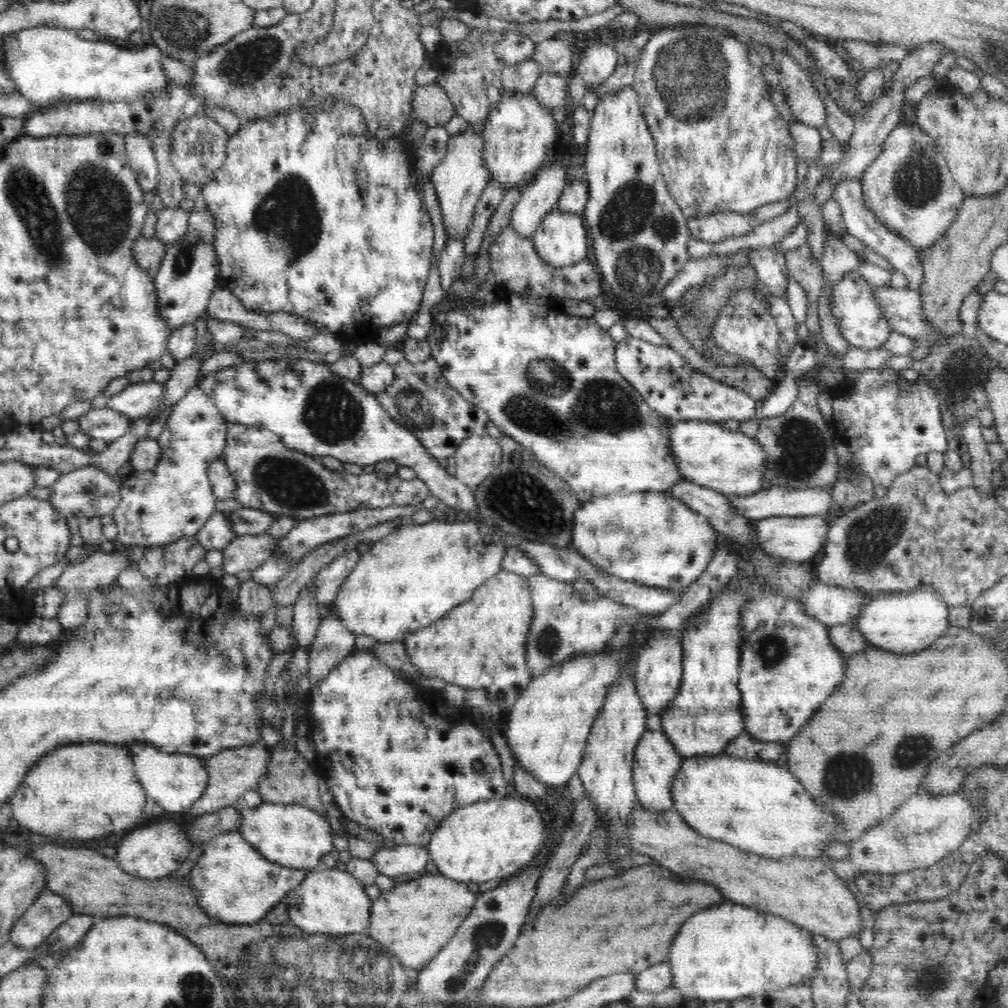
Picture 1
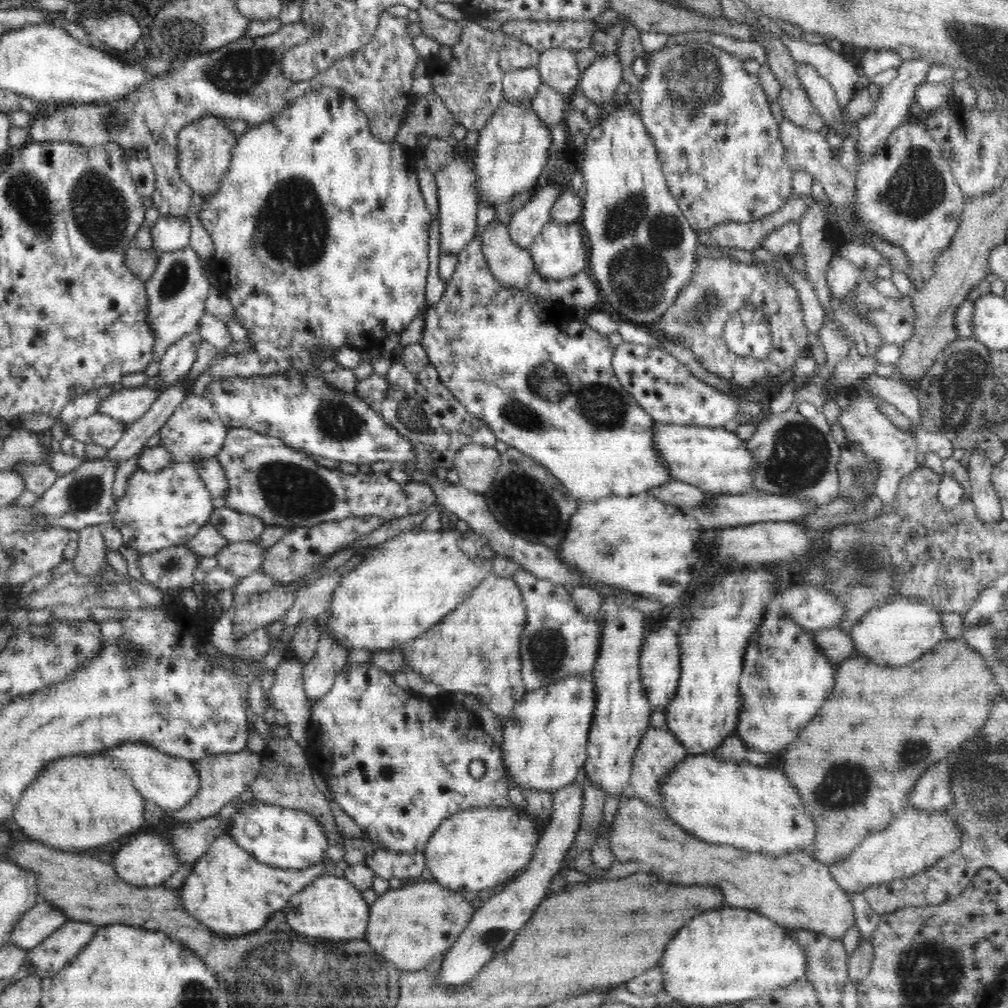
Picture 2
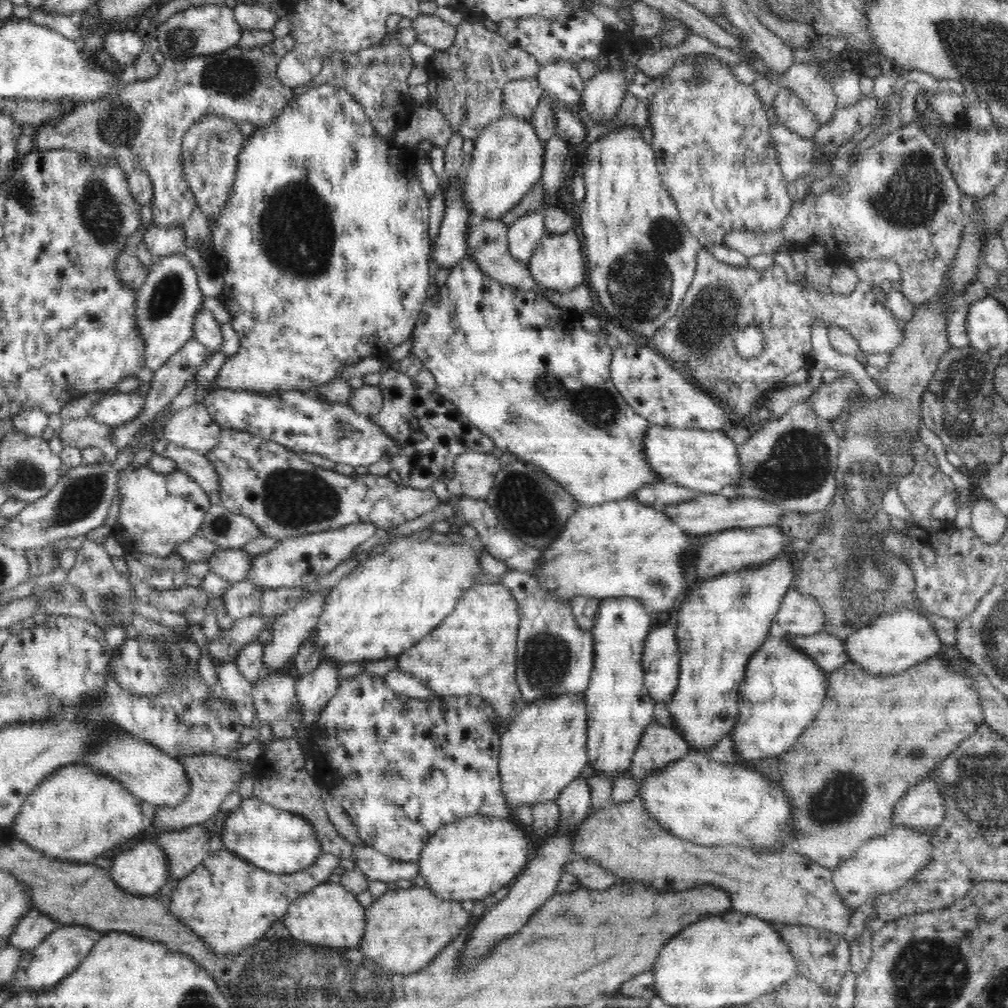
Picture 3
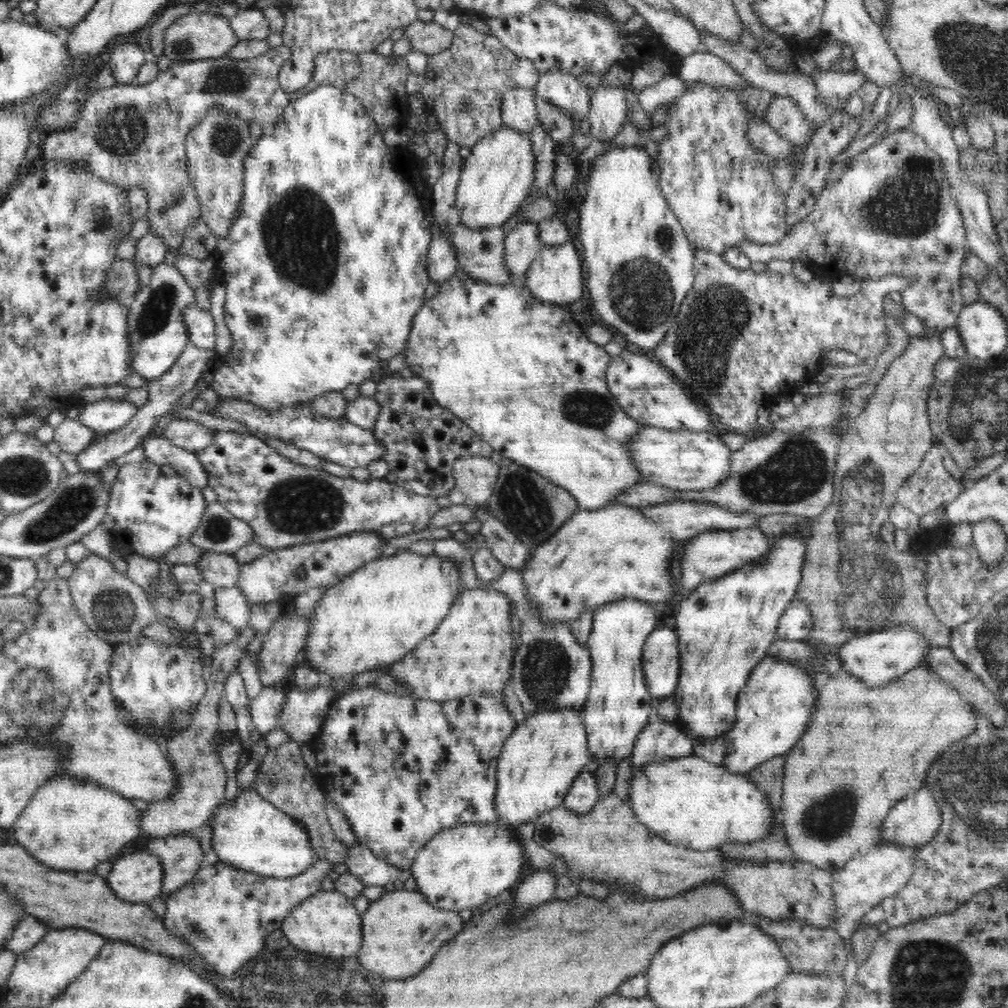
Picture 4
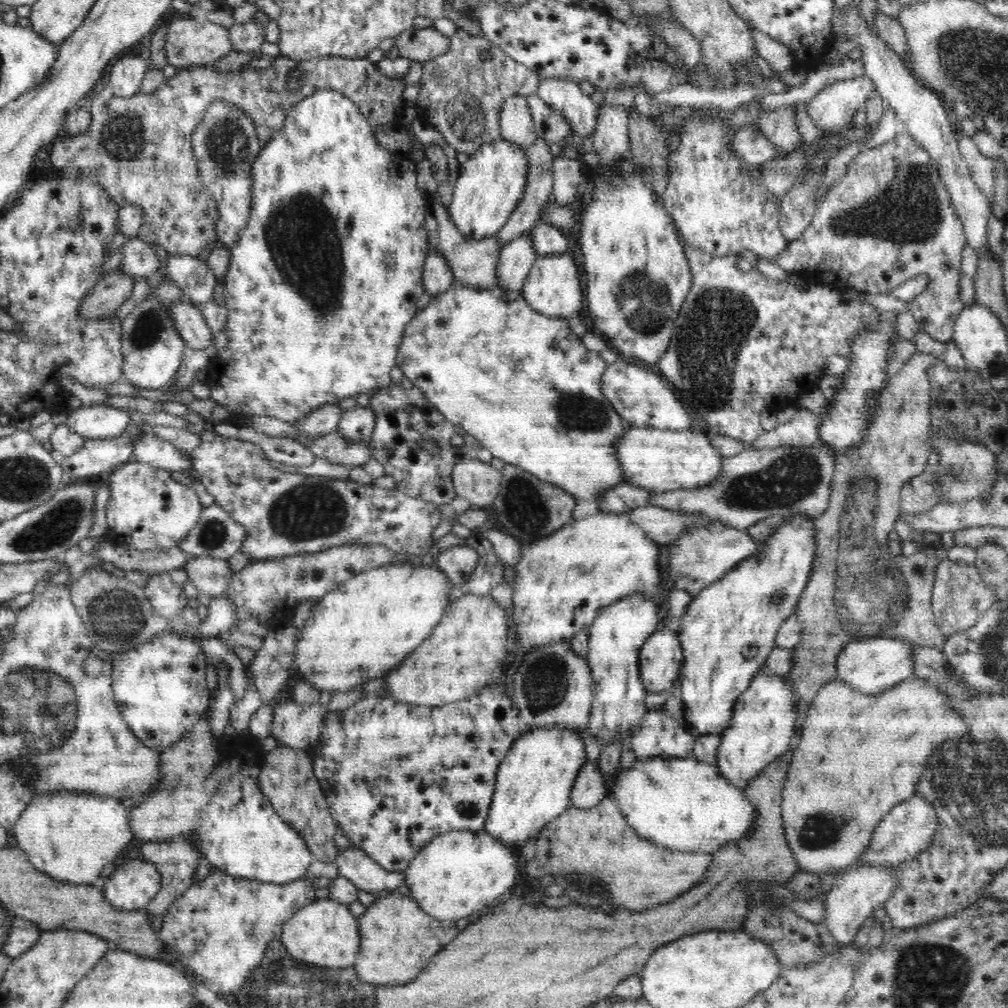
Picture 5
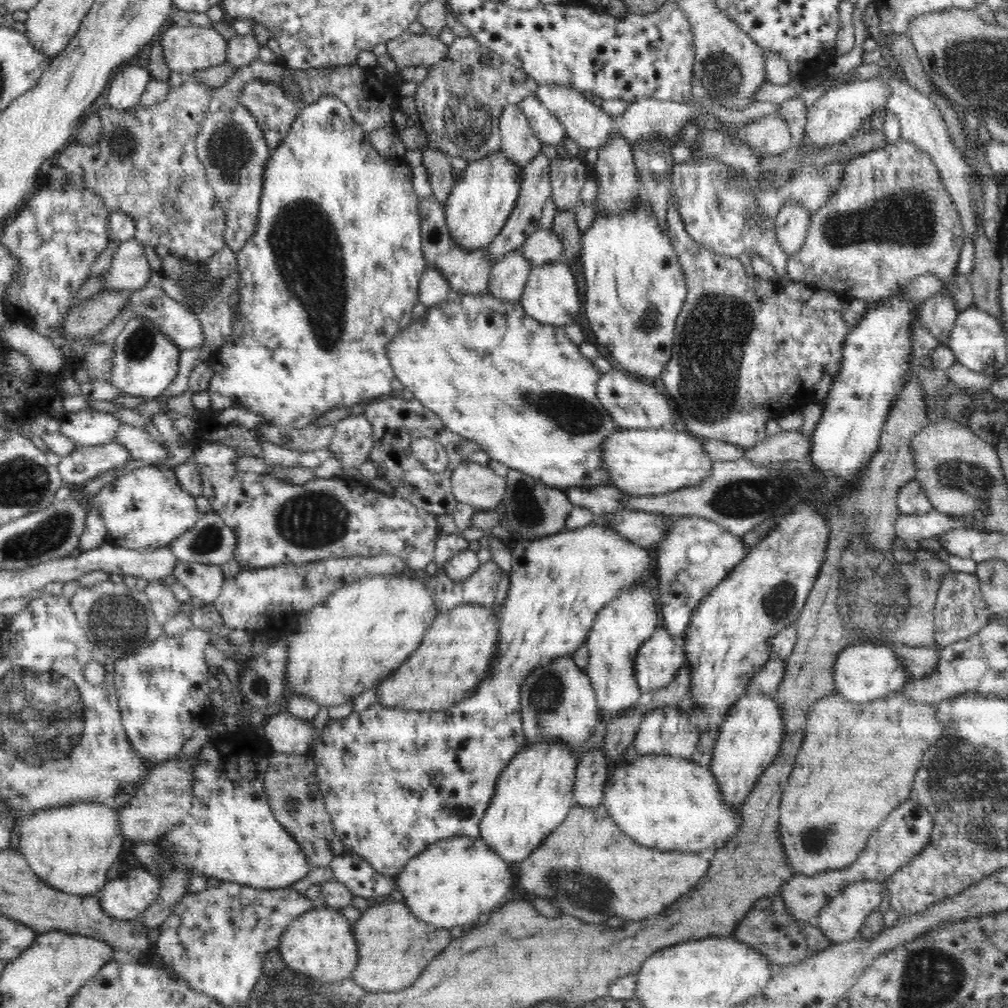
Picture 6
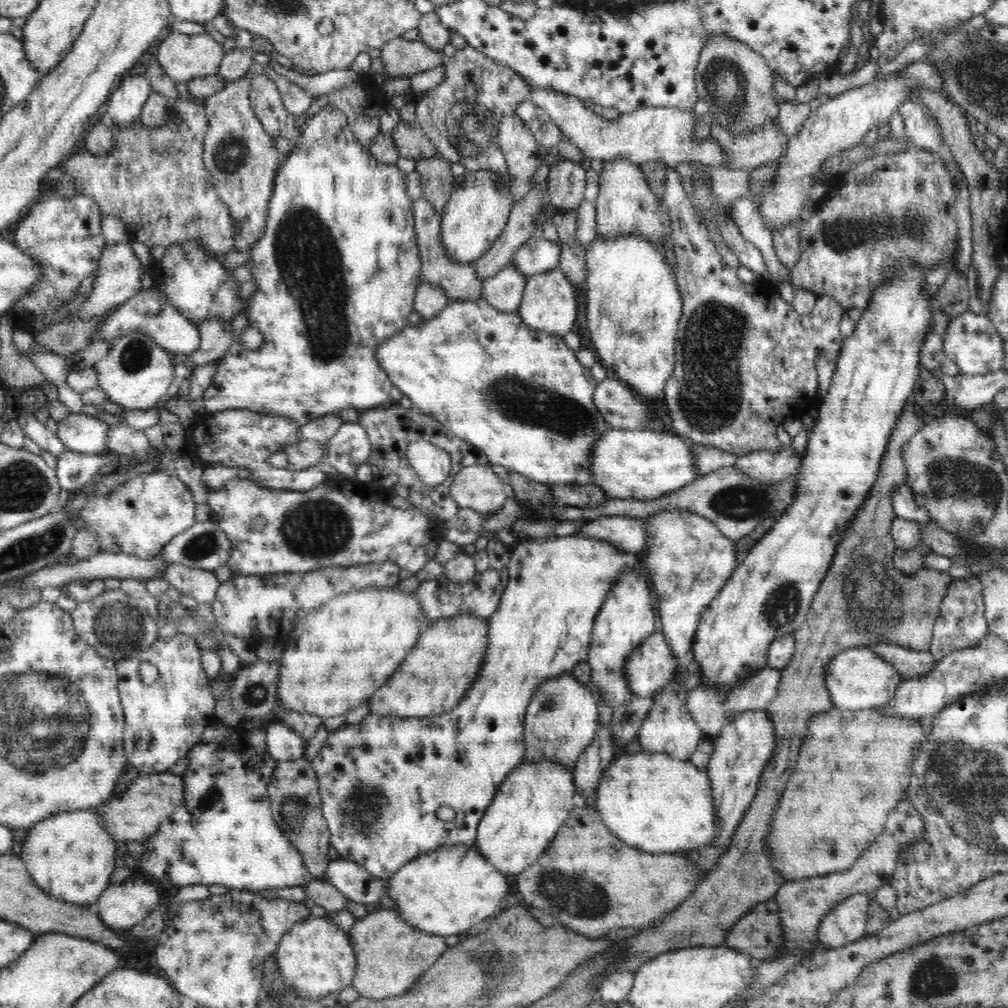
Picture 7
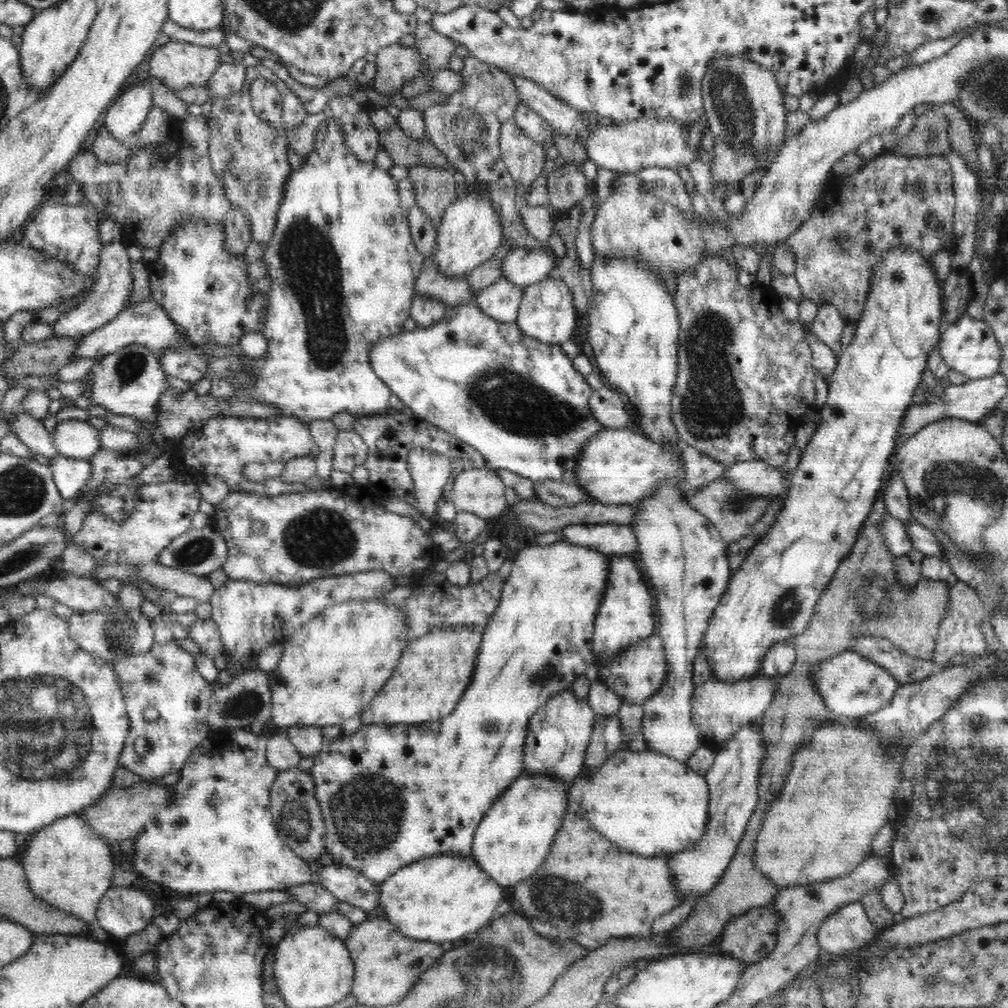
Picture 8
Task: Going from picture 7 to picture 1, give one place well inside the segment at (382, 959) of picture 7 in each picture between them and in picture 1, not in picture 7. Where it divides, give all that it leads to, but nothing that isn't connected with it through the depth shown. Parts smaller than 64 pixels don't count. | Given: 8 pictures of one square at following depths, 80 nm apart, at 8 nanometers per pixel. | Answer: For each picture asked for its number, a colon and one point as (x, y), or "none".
1: (412, 921)
2: (409, 926)
3: (406, 929)
4: (402, 932)
5: (398, 938)
6: (395, 946)

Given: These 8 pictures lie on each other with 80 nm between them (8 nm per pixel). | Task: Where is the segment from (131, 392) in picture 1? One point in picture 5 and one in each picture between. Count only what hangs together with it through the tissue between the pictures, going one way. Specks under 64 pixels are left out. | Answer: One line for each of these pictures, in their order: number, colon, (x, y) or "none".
2: (125, 404)
3: (113, 408)
4: (102, 415)
5: (100, 421)

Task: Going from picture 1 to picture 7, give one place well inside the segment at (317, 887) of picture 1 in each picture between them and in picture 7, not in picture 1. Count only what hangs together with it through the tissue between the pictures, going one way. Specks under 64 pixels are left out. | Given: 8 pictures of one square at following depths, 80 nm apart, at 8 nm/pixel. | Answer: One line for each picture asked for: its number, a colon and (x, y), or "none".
2: (330, 907)
3: (329, 915)
4: (327, 924)
5: (323, 933)
6: (320, 944)
7: (316, 958)

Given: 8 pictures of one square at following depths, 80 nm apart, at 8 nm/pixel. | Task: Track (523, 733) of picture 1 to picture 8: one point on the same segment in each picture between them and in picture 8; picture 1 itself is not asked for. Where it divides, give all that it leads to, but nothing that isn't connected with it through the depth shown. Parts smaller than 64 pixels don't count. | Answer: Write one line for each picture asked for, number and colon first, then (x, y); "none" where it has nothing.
2: (545, 739)
3: (544, 748)
4: (541, 758)
5: (534, 782)
6: (534, 793)
7: (535, 799)
8: (511, 840)

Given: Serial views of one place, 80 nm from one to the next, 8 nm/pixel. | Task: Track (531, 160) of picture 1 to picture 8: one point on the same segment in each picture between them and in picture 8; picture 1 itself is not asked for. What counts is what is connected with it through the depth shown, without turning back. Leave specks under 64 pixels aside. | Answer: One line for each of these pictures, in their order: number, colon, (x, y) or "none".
2: (512, 150)
3: (508, 158)
4: (496, 178)
5: (491, 182)
6: (480, 203)
7: (477, 212)
8: (470, 231)

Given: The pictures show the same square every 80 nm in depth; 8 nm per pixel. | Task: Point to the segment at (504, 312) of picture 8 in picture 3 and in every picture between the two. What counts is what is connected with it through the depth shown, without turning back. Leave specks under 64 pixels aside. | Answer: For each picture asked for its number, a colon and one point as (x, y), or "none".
3: (523, 234)
4: (522, 243)
5: (516, 258)
6: (509, 275)
7: (504, 291)

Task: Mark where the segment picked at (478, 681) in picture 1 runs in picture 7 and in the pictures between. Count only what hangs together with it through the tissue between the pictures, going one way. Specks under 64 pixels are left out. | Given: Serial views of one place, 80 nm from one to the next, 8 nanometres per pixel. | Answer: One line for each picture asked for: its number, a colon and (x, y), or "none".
2: (476, 649)
3: (473, 651)
4: (471, 651)
5: (466, 653)
6: (455, 655)
7: (434, 677)

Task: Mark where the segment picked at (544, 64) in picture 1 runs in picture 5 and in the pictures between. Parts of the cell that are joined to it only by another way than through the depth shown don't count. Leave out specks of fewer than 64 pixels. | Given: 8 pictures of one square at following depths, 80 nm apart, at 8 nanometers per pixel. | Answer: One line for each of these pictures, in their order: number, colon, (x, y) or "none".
2: (557, 66)
3: (560, 80)
4: (564, 90)
5: (581, 112)

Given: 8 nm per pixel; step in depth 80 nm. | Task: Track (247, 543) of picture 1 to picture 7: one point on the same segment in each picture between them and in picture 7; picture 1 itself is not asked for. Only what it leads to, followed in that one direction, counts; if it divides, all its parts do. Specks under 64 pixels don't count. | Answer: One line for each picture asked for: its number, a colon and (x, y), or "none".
2: (241, 558)
3: (232, 565)
4: (223, 570)
5: (209, 575)
6: (204, 581)
7: (203, 585)

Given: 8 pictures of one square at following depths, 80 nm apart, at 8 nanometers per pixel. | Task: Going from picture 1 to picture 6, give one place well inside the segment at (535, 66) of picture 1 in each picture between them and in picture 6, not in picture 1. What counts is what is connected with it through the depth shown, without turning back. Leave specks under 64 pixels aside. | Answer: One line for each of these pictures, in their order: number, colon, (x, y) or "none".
2: (520, 86)
3: (520, 97)
4: (518, 112)
5: (517, 126)
6: (520, 146)

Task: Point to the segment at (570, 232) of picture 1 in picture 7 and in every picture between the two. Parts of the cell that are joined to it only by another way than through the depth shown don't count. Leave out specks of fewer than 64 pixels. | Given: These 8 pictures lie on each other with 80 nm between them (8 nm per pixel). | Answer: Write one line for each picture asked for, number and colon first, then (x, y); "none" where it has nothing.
2: (558, 251)
3: (557, 264)
4: (555, 276)
5: (552, 288)
6: (551, 295)
7: (548, 304)

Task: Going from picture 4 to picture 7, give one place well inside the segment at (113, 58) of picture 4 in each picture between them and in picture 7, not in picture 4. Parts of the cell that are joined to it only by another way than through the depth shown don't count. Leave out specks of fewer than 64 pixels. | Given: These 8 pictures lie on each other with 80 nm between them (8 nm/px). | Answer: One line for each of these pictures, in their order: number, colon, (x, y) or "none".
5: (127, 73)
6: (127, 88)
7: (125, 104)

